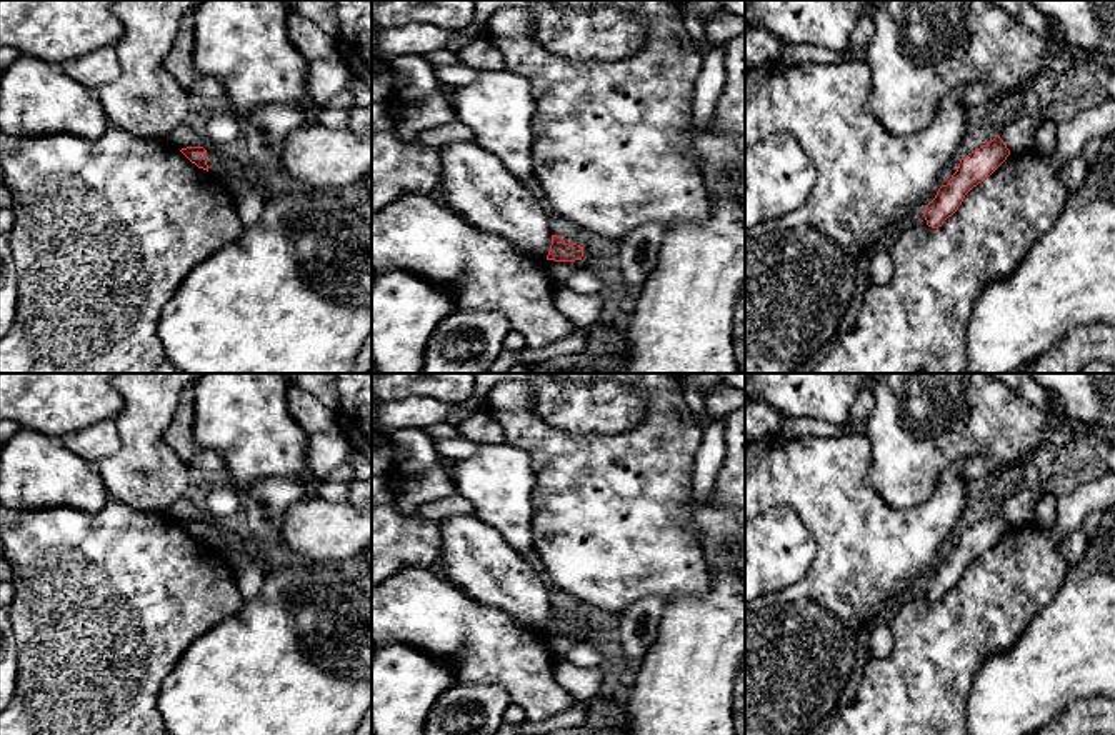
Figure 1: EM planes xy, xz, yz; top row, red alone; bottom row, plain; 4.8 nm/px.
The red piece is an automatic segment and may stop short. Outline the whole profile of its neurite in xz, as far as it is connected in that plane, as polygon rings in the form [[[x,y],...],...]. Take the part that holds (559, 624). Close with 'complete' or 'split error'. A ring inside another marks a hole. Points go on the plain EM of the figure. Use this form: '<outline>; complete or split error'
[[[552,608],[552,618],[547,633],[575,635],[582,633],[582,630],[583,630],[583,620],[577,617],[568,618],[563,612]]]; complete

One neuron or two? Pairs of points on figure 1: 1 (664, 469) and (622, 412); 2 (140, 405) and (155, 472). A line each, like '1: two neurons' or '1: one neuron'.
1: two neurons
2: one neuron

